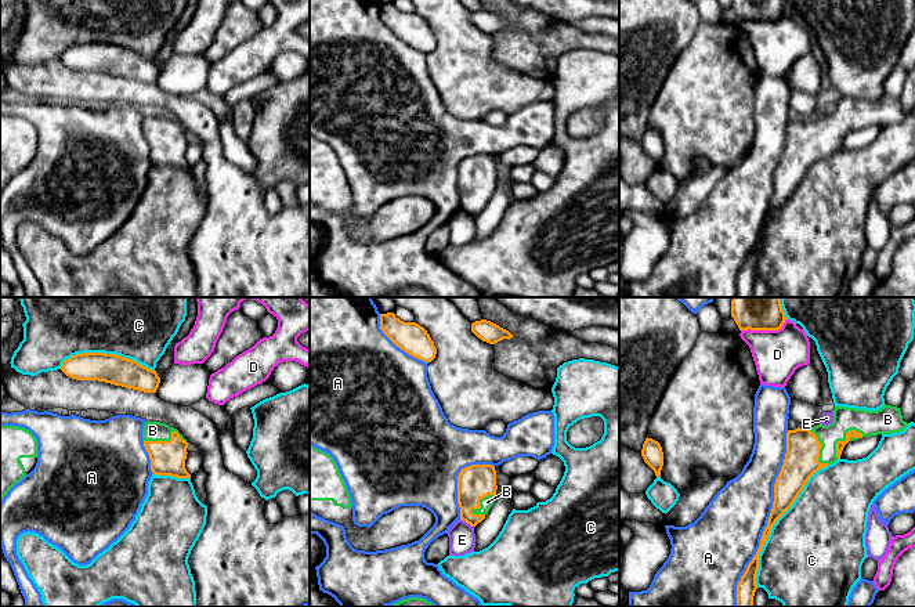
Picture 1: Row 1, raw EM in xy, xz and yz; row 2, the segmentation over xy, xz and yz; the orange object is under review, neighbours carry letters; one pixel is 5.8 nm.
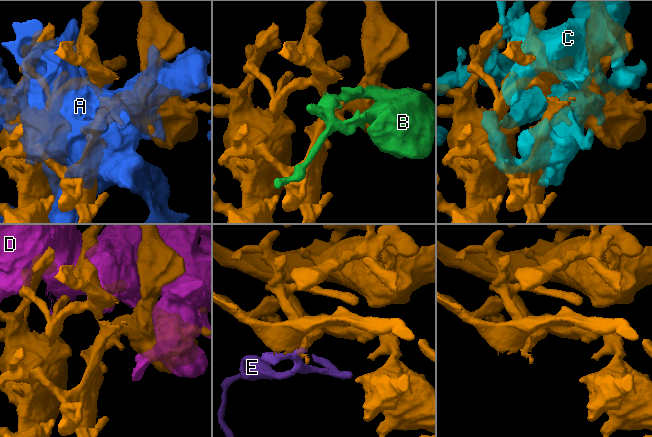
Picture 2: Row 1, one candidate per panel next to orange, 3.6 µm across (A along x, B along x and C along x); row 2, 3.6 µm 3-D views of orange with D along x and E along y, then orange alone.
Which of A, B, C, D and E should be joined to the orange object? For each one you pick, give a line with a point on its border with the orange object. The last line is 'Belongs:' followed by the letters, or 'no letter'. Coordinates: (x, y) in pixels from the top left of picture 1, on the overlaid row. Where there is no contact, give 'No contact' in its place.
B: Touches orange at yz (842, 441)
Belongs: B

